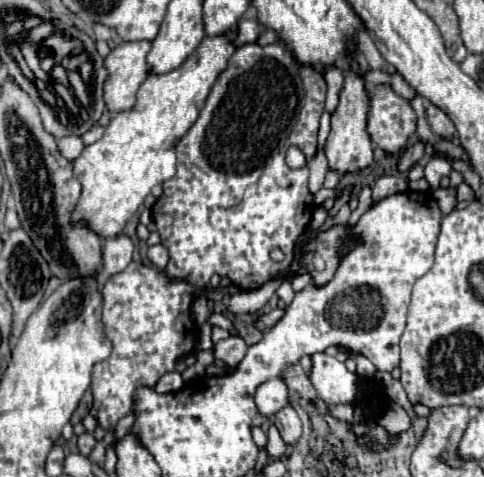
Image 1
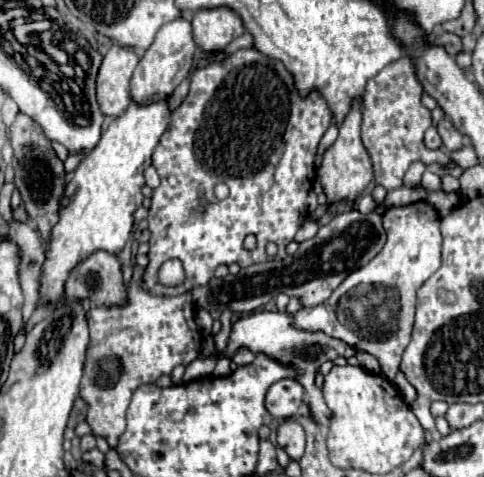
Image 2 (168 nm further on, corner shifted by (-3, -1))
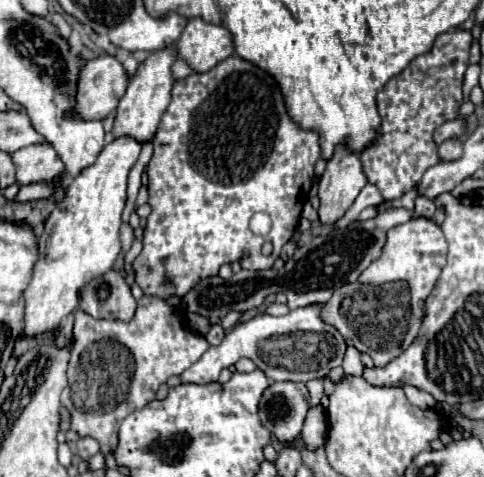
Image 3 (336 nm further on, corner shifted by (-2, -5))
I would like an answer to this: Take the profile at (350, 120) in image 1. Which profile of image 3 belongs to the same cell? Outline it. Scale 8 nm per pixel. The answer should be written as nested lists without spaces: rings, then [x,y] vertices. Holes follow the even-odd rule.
[[[337,146],[333,158],[327,162],[325,174],[319,180],[321,224],[335,224],[349,210],[365,184],[367,178],[363,176],[359,156],[343,146]]]

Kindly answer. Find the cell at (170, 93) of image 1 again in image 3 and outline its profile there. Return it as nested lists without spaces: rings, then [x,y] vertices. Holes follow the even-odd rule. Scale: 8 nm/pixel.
[[[131,138],[113,140],[103,148],[95,164],[73,178],[65,198],[55,204],[55,210],[45,222],[45,232],[39,238],[39,262],[25,290],[25,338],[57,330],[61,320],[79,308],[81,288],[113,268],[121,252],[119,226],[125,206],[127,176],[139,152],[141,144]]]

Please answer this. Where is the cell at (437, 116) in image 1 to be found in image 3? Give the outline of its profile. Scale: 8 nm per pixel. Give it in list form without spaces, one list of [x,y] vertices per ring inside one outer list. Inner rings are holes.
[[[445,140],[445,142],[439,146],[439,158],[441,158],[443,162],[457,160],[461,154],[463,154],[463,144],[461,144],[459,140]]]

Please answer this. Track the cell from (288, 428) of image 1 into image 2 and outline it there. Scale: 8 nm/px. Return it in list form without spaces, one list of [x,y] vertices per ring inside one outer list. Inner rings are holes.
[[[294,416],[286,418],[278,426],[278,444],[286,450],[286,454],[292,460],[300,460],[300,456],[304,454],[304,442],[306,442],[304,428],[302,428],[302,424]]]

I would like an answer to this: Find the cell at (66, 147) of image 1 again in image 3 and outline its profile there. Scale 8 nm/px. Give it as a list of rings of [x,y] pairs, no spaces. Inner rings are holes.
[[[33,144],[23,150],[17,150],[11,154],[13,164],[15,164],[15,176],[17,184],[35,184],[35,182],[45,182],[53,186],[53,198],[55,202],[63,200],[65,186],[63,180],[55,182],[57,176],[63,176],[65,168],[63,162],[59,160],[57,152],[51,148],[51,144]]]

